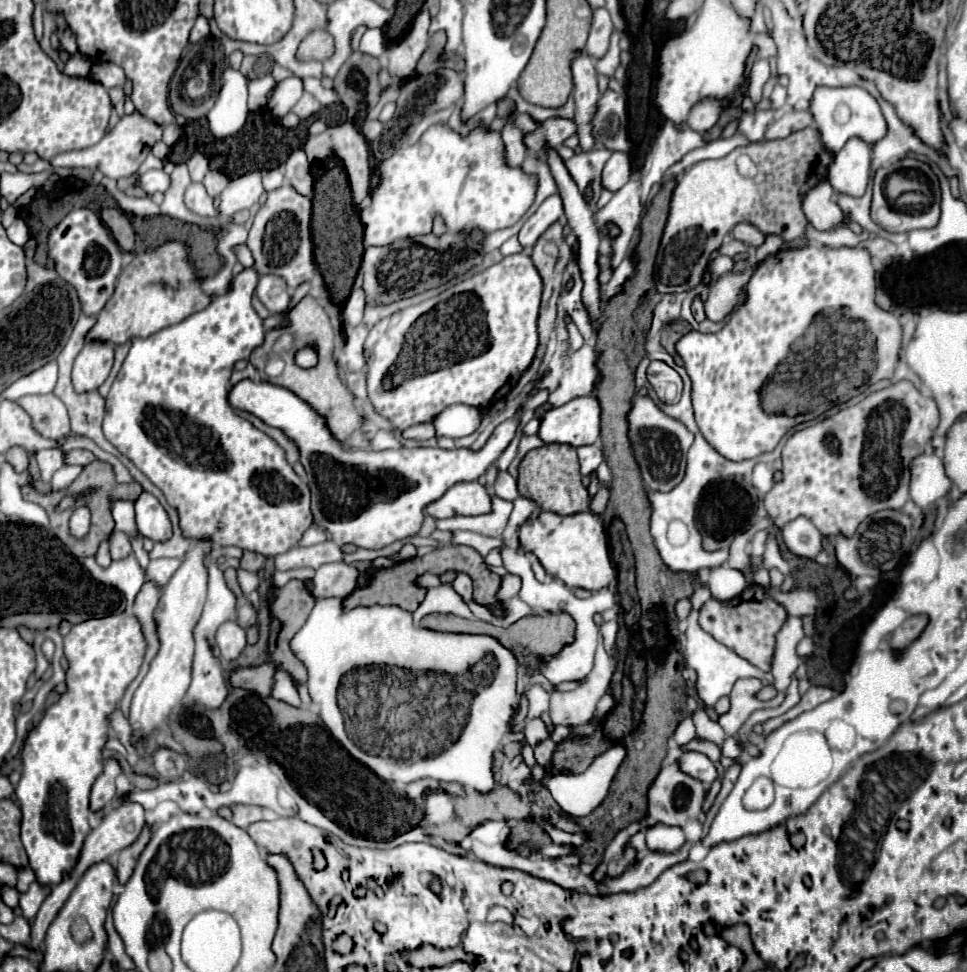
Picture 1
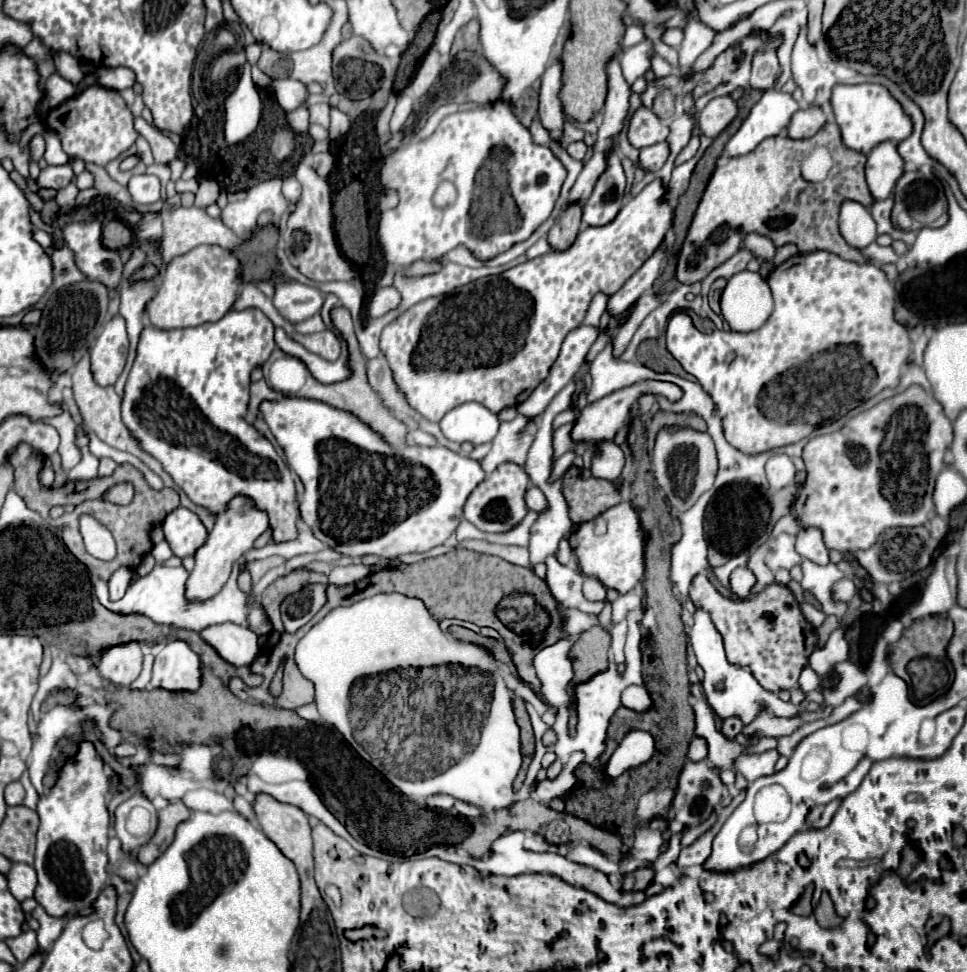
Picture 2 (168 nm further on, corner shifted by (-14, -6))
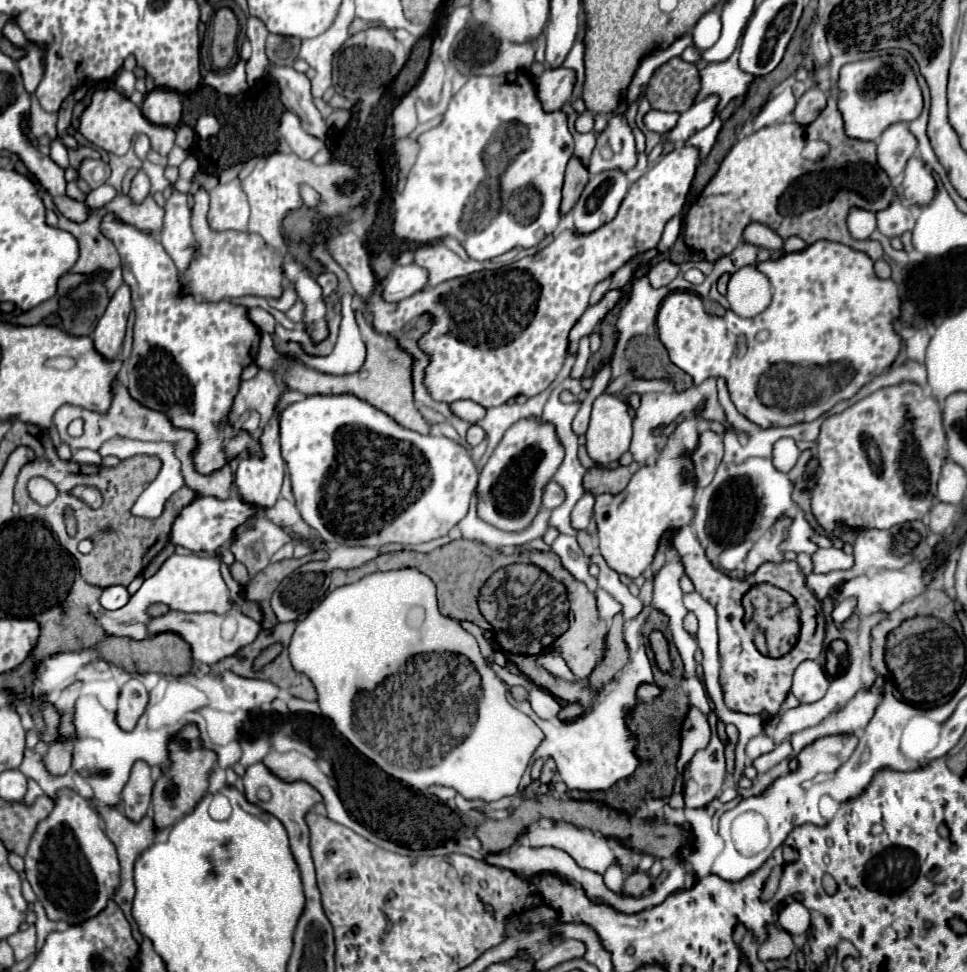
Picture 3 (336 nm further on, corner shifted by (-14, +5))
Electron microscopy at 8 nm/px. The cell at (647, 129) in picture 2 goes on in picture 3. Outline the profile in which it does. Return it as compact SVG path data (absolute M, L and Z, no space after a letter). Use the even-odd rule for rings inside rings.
M652 110L652 112L648 112L646 116L644 116L644 124L646 124L646 128L648 130L652 130L652 132L658 132L658 134L668 134L674 126L676 126L676 122L678 122L678 116L680 114L670 114L670 112L658 112L658 110Z

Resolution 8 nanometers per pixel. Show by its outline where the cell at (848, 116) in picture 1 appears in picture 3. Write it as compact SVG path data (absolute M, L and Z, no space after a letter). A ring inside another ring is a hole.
M884 54L842 66L838 80L838 108L844 118L846 136L876 140L894 122L912 122L920 116L924 102L910 62L898 54Z

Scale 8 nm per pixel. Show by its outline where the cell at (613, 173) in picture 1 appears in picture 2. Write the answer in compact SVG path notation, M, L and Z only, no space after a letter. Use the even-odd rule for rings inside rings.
M662 141L662 143L656 143L652 147L646 147L646 149L640 149L640 157L638 157L638 167L644 171L644 173L650 173L650 171L658 171L664 161L668 157L668 145Z

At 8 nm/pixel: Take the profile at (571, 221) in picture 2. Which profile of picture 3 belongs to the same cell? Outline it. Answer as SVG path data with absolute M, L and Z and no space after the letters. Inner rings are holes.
M572 156L566 168L566 180L564 180L564 190L562 190L562 214L566 214L576 204L576 200L580 198L580 192L584 190L588 182L588 176L590 172L586 164L578 156Z

